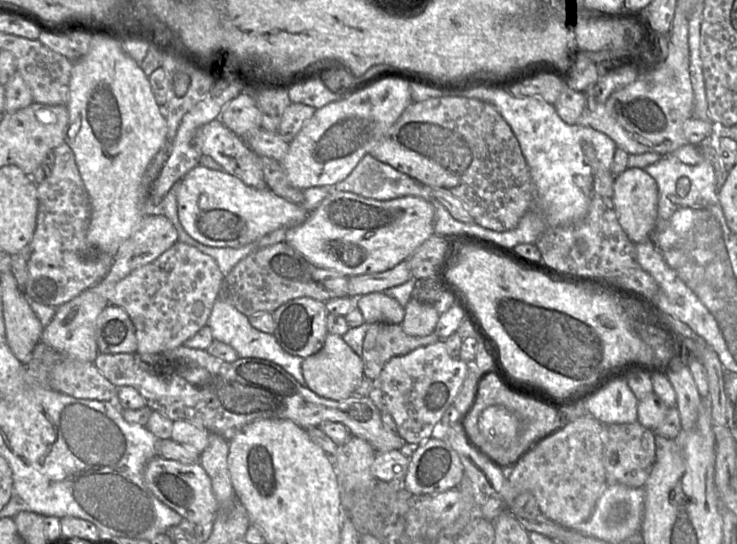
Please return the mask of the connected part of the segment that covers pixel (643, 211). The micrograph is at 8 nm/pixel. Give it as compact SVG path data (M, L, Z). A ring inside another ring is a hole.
M627 168L615 177L614 205L618 221L629 239L637 244L645 241L654 230L658 213L658 186L643 168Z

